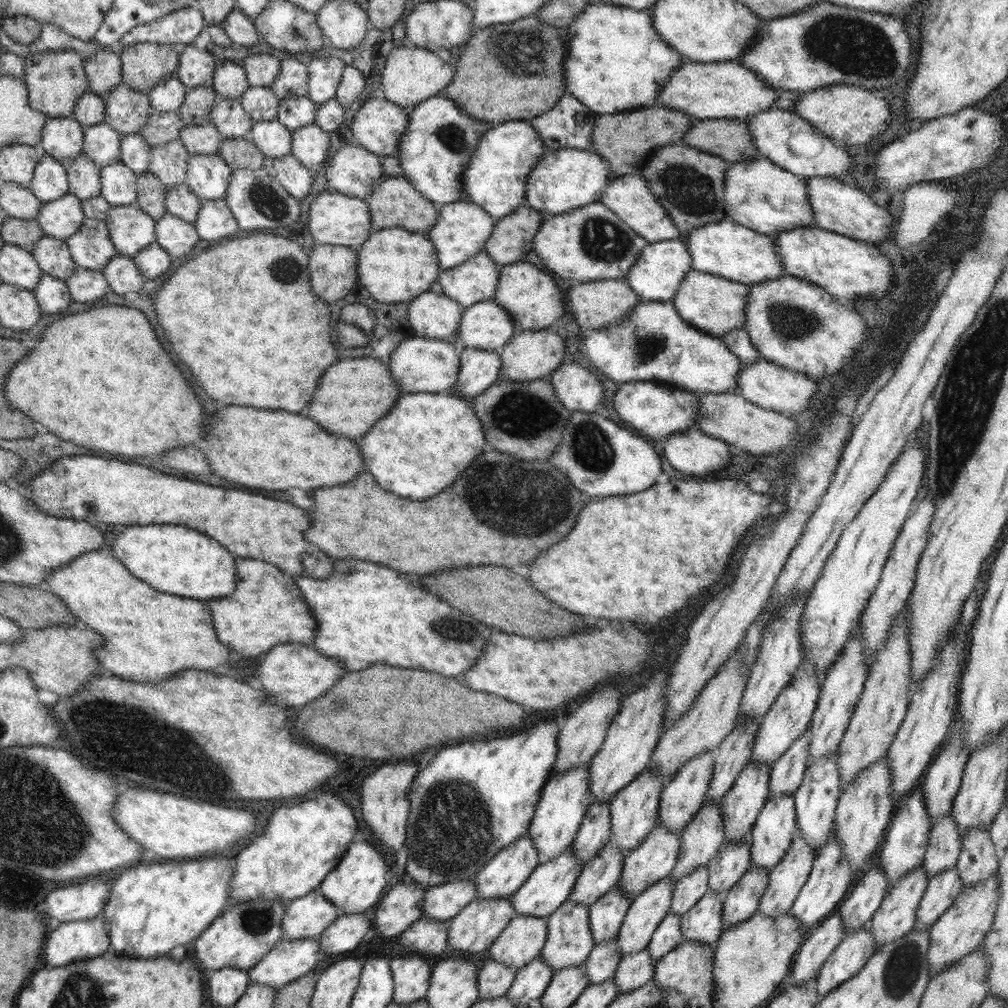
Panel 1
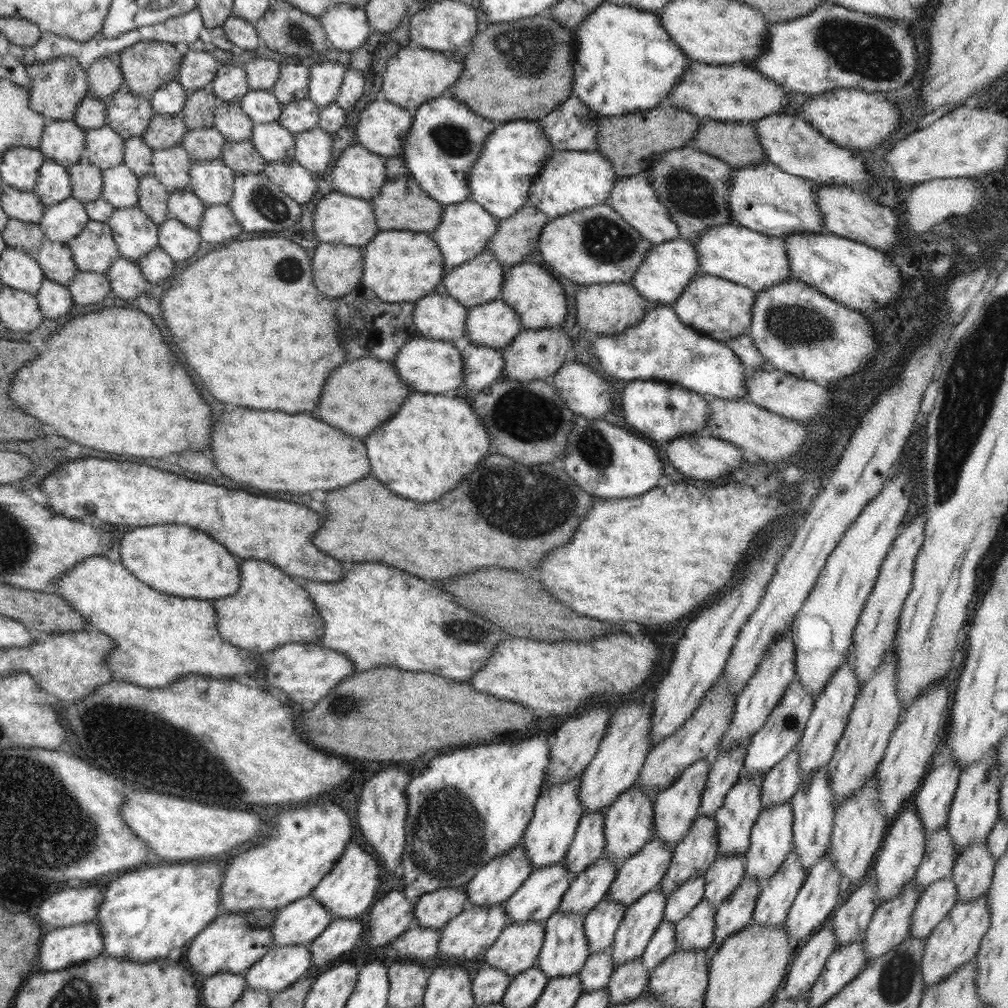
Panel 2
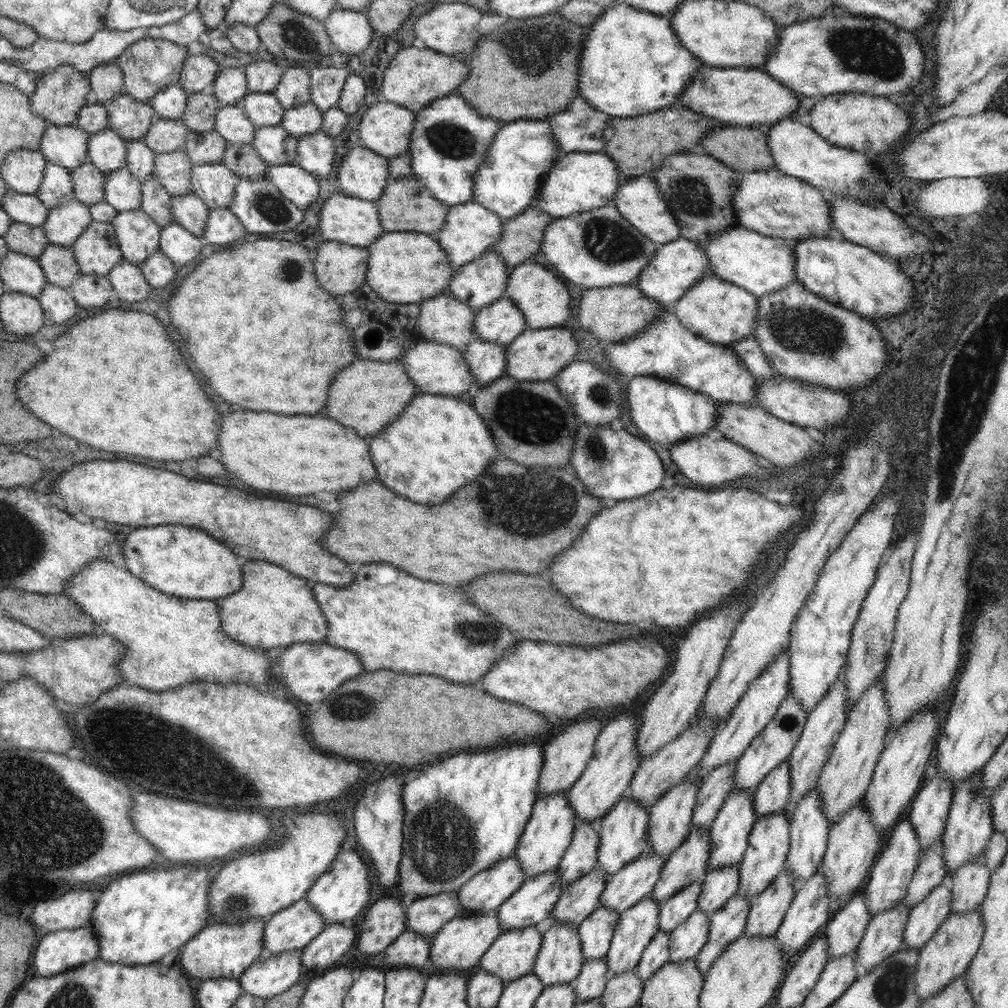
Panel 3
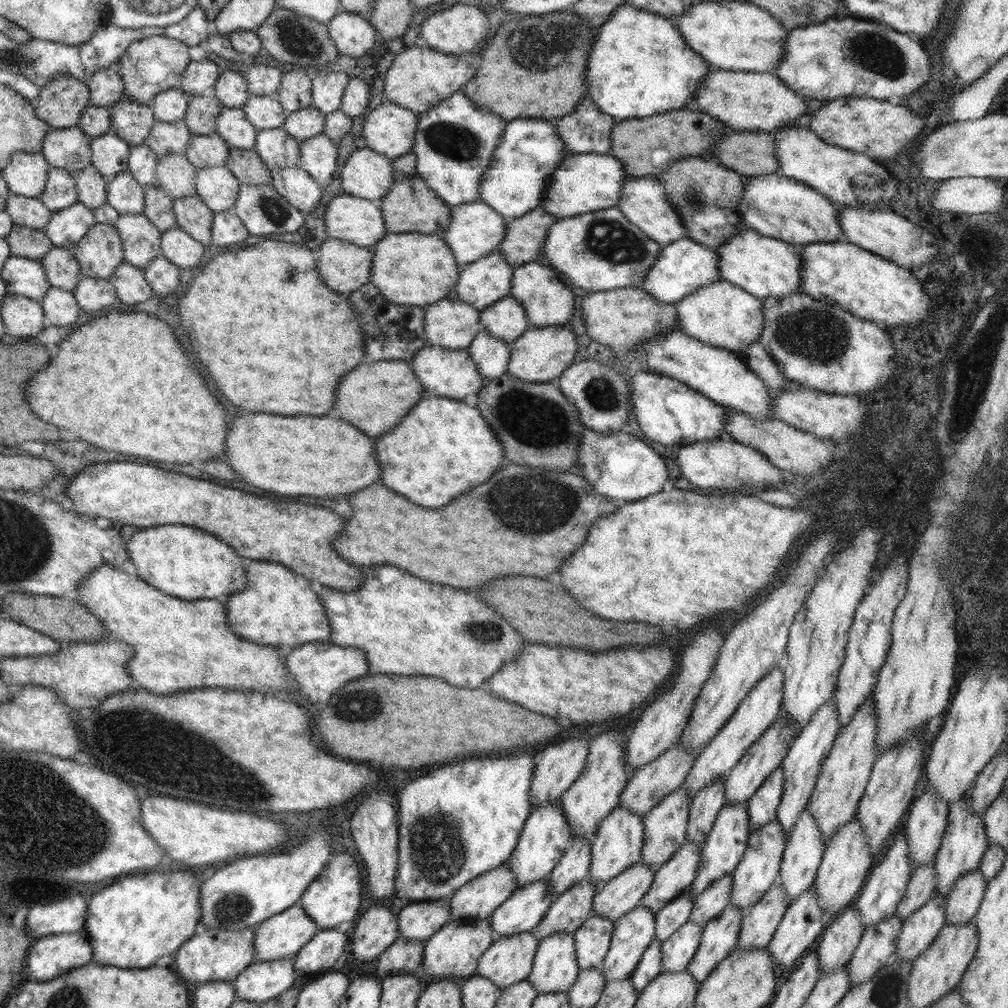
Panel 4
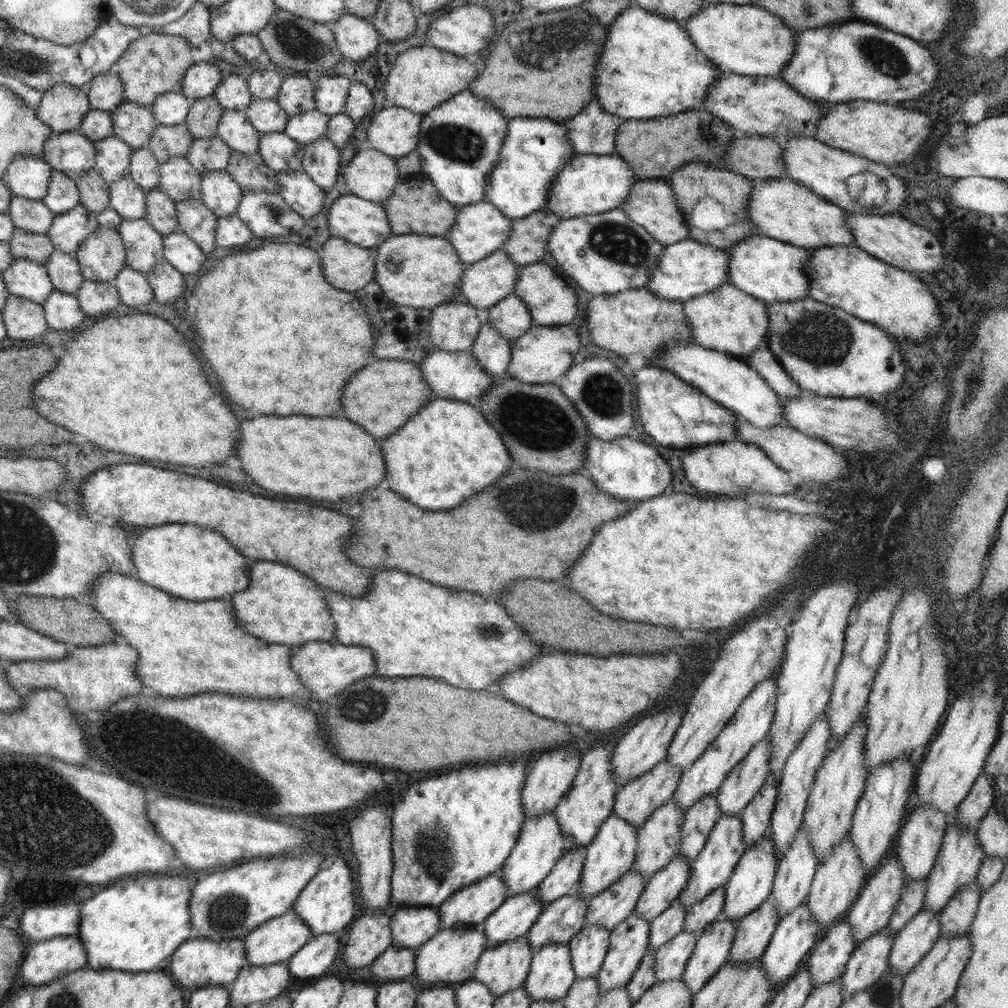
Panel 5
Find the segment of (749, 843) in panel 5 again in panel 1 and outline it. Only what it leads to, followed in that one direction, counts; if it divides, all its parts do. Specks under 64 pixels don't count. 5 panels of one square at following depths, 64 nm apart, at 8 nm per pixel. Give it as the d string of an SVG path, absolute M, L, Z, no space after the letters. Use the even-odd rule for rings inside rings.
M809 728L805 730L792 746L771 764L769 772L769 797L790 795L800 787L804 781L804 773L809 760Z

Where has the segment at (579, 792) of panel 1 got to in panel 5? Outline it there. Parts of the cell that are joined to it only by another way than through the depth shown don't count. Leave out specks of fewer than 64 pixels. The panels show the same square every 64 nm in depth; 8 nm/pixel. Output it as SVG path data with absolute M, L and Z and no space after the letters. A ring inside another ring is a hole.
M555 811L526 819L513 852L498 872L507 888L507 897L533 892L569 849L570 843L561 835Z

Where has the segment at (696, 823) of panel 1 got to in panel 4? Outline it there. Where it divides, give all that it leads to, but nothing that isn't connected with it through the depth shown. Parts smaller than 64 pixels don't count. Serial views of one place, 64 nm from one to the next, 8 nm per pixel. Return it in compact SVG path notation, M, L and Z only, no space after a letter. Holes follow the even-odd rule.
M686 840L686 844L655 872L648 892L640 899L639 906L645 906L657 915L672 899L682 894L696 878L696 871L702 858L702 847Z

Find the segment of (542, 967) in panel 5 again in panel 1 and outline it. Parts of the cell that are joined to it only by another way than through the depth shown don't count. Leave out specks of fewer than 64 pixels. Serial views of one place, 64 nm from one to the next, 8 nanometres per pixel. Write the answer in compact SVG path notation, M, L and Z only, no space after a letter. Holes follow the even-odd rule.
M571 900L564 901L552 915L546 919L548 924L547 939L541 950L544 962L558 971L561 968L581 966L594 948L593 936L590 930L590 910L588 906L575 904Z

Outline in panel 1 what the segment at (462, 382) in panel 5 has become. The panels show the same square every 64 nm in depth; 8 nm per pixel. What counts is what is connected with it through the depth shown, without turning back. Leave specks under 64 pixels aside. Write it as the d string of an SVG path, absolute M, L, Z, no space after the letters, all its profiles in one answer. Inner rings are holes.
M405 336L388 357L388 368L402 392L448 393L457 385L460 360L456 344L428 337Z

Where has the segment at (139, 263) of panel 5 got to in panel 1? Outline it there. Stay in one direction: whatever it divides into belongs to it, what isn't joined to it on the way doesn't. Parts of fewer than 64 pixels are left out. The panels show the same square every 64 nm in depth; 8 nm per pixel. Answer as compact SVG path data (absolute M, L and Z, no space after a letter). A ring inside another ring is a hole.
M136 204L112 206L103 221L107 224L109 237L114 243L117 254L133 259L140 250L150 246L156 240L155 220Z

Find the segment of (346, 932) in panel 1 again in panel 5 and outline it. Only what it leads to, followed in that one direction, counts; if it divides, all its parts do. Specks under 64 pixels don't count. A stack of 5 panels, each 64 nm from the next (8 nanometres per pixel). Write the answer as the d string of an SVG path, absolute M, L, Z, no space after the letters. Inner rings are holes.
M318 934L310 940L289 961L287 969L296 980L321 979L328 966L340 952L340 935Z

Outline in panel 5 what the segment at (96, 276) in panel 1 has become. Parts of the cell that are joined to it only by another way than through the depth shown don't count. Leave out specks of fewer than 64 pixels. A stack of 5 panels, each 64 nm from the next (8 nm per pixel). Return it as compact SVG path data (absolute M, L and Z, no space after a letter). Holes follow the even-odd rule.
M85 280L76 296L86 317L100 317L120 306L117 288L111 282Z

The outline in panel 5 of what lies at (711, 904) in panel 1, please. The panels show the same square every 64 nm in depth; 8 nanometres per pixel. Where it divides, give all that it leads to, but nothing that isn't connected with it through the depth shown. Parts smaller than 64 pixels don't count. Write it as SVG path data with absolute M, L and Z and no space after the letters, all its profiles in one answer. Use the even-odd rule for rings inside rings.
M682 930L655 950L655 982L681 978L698 937L698 934Z

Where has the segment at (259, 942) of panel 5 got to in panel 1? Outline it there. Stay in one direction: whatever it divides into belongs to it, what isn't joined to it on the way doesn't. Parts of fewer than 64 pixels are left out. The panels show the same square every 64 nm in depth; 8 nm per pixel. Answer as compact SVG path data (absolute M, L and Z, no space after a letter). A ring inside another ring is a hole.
M316 889L287 904L286 916L281 925L281 938L319 938L321 932L341 915L343 912Z

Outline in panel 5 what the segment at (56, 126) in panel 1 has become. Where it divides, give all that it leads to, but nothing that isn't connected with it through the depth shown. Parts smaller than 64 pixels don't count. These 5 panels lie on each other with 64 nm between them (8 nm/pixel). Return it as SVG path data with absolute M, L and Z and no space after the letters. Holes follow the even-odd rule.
M60 132L51 133L50 138L46 140L44 154L45 161L53 168L63 172L68 178L75 182L86 176L90 169L95 169L95 148L93 141L81 132Z

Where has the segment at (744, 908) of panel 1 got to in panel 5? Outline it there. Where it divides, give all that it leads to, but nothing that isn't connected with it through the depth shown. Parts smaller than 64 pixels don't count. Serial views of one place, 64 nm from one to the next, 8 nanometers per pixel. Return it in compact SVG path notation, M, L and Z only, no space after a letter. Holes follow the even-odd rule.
M720 917L699 934L681 979L696 994L726 963L737 922Z

